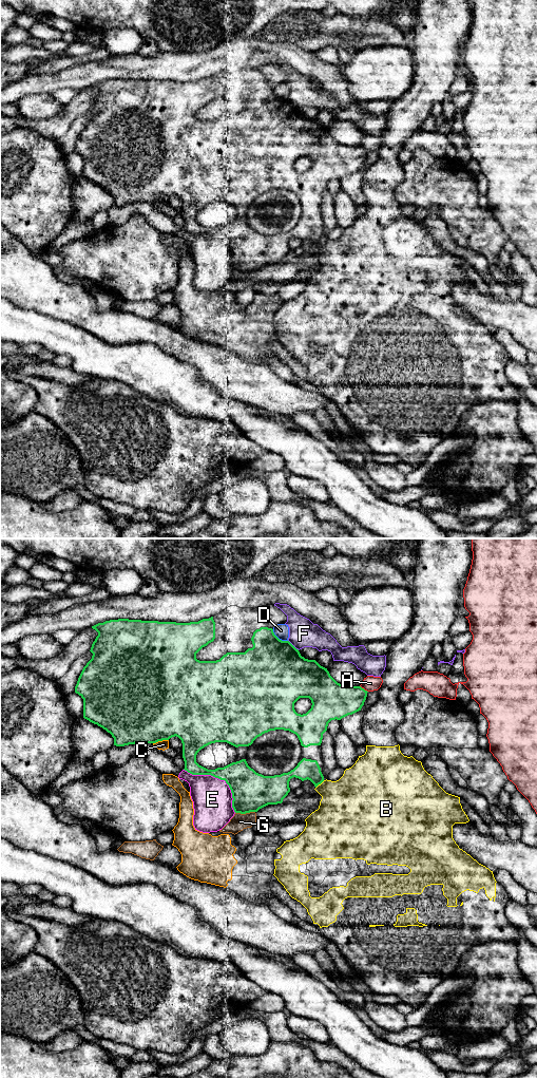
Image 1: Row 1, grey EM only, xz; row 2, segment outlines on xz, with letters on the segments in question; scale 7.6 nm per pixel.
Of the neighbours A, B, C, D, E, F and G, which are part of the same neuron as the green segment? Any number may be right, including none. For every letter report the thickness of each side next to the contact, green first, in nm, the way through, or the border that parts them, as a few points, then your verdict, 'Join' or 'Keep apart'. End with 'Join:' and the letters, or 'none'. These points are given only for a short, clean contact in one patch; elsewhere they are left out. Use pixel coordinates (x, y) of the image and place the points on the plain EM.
A: Thickness 280 nm (green) against 120 nm. Keep apart
B: Thickness 160 nm (green) against 380 nm. Boundary: xz (324, 240), (315, 247). Keep apart
C: Thickness 500 nm (green) against 70 nm. Keep apart
D: Thickness 460 nm (green) against 110 nm. Keep apart
E: Thickness 280 nm (green) against 300 nm. Keep apart
F: Thickness 480 nm (green) against 220 nm. Keep apart
G: Thickness 300 nm (green) against 130 nm. Boundary: xz (254, 270), (235, 272). Keep apart
Join: none

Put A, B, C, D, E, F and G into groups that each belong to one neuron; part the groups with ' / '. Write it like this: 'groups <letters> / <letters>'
groups A / B / C / D / E / F / G

